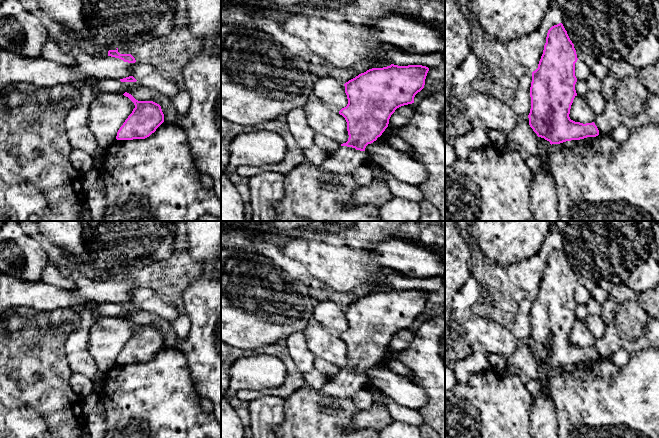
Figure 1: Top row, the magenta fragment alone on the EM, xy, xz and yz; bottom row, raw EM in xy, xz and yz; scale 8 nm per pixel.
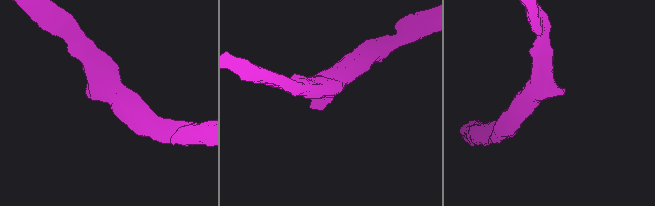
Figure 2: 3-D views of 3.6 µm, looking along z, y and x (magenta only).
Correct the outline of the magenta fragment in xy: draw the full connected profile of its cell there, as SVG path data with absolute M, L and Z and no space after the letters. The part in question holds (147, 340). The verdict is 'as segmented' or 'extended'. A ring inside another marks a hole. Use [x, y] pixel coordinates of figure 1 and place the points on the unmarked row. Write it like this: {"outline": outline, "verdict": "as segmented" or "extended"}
{"outline": "M125 316L135 329L132 337L117 356L117 364L145 363L164 346L161 330L153 325L138 325Z", "verdict": "as segmented"}

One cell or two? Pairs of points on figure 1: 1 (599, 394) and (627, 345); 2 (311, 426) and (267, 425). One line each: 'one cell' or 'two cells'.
1: two cells
2: two cells

